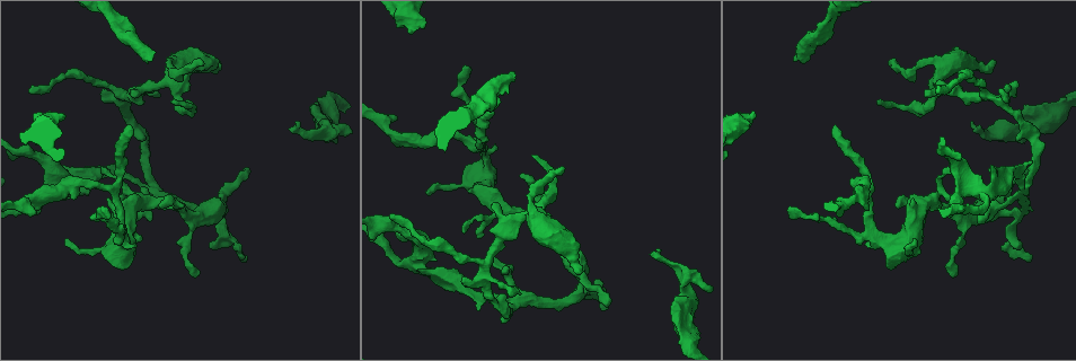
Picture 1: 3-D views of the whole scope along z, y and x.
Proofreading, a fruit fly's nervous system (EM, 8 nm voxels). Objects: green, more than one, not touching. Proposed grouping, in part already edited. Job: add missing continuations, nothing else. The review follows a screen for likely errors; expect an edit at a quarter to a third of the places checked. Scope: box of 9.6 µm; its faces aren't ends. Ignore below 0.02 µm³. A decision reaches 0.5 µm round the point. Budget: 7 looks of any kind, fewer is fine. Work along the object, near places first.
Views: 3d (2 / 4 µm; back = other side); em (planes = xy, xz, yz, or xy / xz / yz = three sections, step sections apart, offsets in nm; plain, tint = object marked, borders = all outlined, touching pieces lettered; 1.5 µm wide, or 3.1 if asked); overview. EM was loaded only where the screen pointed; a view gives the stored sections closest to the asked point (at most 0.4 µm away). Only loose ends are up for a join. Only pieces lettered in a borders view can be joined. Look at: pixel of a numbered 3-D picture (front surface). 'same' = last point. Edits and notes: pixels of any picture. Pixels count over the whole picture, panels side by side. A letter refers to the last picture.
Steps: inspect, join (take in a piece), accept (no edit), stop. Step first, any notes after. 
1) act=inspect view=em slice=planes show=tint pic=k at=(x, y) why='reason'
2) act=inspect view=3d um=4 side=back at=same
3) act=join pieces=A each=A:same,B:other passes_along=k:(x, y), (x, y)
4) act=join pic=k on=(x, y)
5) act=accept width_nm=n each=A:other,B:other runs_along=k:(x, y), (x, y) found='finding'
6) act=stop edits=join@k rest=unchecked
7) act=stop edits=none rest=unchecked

act=inspect view=3d um=2 pic=1 at=(692, 292) why='free end'

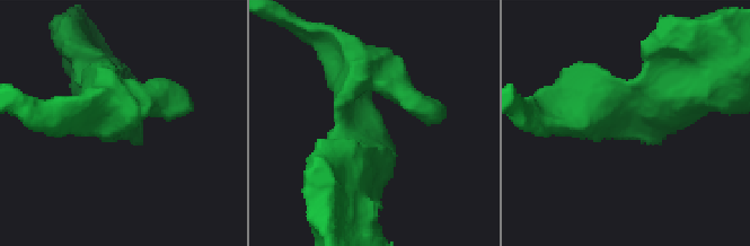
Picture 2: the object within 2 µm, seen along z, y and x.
act=inspect view=em slice=planes show=borders pic=2 at=(128, 137) why='shape alone is not enough'

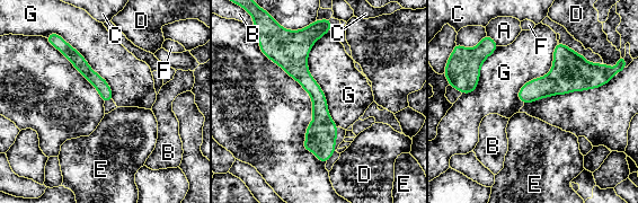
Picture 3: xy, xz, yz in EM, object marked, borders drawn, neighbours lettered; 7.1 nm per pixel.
act=accept each=A:other,B:other,C:other,D:other,E:other,F:other,G:other border=3:(329, 29), (308, 71), (337, 126) found='no lettered piece goes on from it'

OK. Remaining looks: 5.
act=inspect view=em slice=xz step=8 show=tint pic=1 at=(953, 278) why='branch stops here'

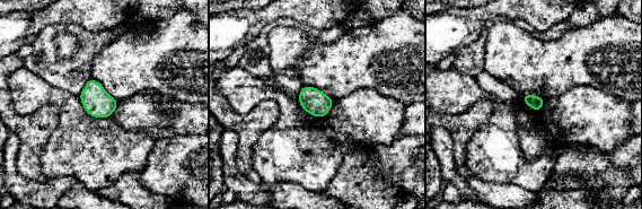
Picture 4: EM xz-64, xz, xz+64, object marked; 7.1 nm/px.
act=inspect view=em slice=xy step=8 show=borders at=same why='another direction'

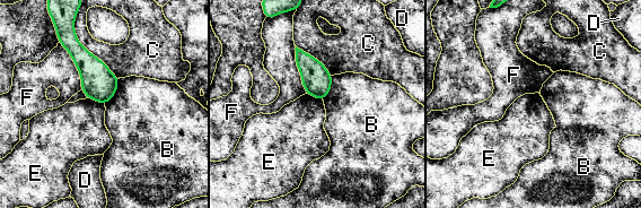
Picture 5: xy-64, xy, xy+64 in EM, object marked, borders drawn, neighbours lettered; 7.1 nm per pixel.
act=accept longest_contact=C:460nm each=B:other,C:other,D:other,E:other,F:other border=5:(87, 97), (104, 104) found='no lettered piece goes on from it'

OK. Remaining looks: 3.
act=inspect view=em slice=planes show=borders pic=1 at=(493, 113) why='free end'

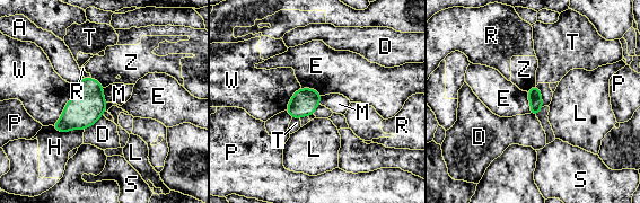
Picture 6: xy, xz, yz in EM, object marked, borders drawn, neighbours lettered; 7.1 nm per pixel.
act=accept each=A:other,D:other,E:other,H:other,L:other,M:other,P:other,R:other,S:other,T:other,W:other,Z:other border=6:(103, 88), (103, 95), (107, 102) found='none of them fits'

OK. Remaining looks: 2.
act=stop edits=none rest=unchecked

